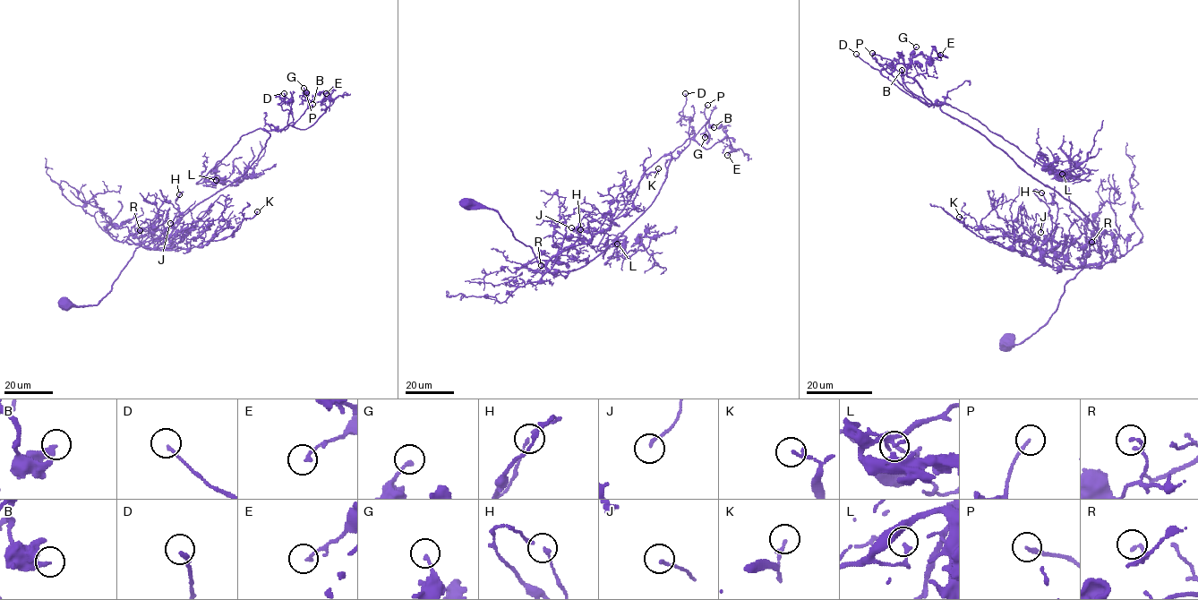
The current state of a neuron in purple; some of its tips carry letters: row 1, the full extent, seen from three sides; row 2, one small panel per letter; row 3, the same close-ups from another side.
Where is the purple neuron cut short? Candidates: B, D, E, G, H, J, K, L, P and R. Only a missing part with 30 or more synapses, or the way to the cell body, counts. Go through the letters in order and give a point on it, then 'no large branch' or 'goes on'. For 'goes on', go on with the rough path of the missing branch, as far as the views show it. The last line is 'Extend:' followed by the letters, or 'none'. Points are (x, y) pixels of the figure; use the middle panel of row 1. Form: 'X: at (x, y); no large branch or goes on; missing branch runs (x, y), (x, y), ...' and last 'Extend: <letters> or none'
B: at (714, 127); no large branch
D: at (685, 93); no large branch
E: at (727, 155); no large branch
G: at (705, 137); no large branch
H: at (580, 229); no large branch
J: at (571, 227); no large branch
K: at (658, 168); no large branch
L: at (617, 244); no large branch
P: at (707, 105); no large branch
R: at (541, 265); no large branch
Extend: none

